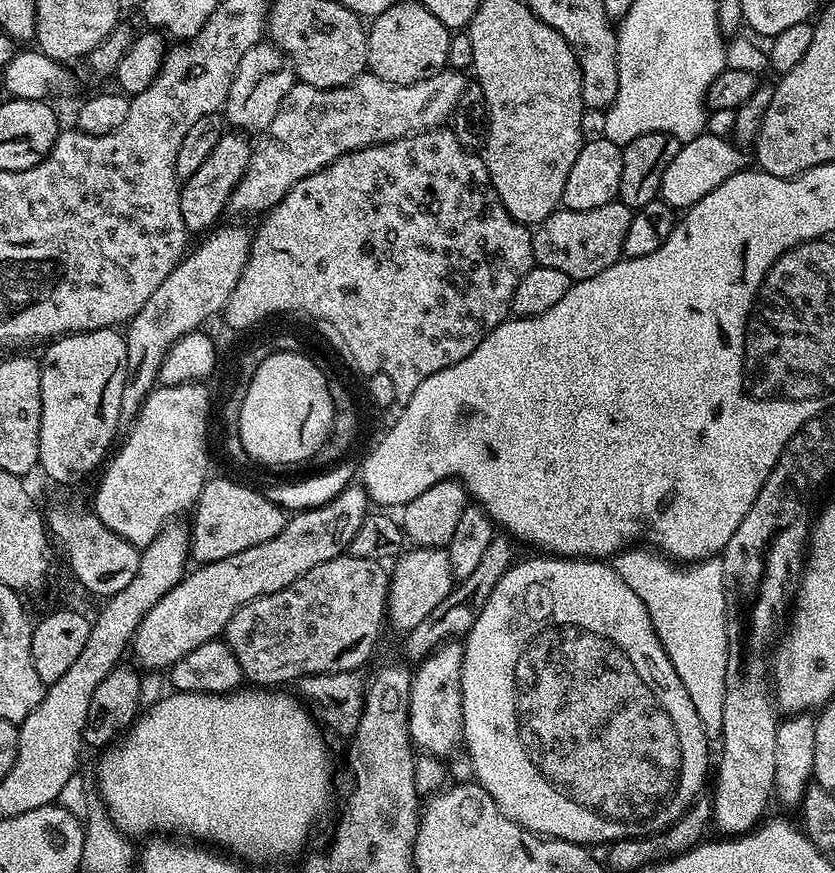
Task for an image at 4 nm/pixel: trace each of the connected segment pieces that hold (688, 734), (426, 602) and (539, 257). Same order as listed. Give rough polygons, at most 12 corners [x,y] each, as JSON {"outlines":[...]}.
{"outlines":[[[604,560],[513,563],[463,641],[475,783],[662,832],[704,724]],[[409,547],[390,568],[387,623],[408,633],[451,594],[445,549]],[[633,209],[551,212],[532,259],[574,282],[624,256]]]}

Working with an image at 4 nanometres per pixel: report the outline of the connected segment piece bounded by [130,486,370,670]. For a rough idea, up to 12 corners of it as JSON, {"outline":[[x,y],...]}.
{"outline":[[349,486],[270,542],[193,567],[130,641],[171,669],[236,609],[345,555],[369,512]]}

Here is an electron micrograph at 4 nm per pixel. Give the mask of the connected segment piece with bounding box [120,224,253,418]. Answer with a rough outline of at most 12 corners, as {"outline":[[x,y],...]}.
{"outline":[[217,227],[126,325],[121,417],[166,354],[226,306],[253,233]]}

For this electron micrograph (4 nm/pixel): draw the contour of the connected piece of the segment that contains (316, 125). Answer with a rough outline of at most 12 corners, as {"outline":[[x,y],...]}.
{"outline":[[463,71],[293,84],[228,208],[267,214],[360,148],[447,125]]}

